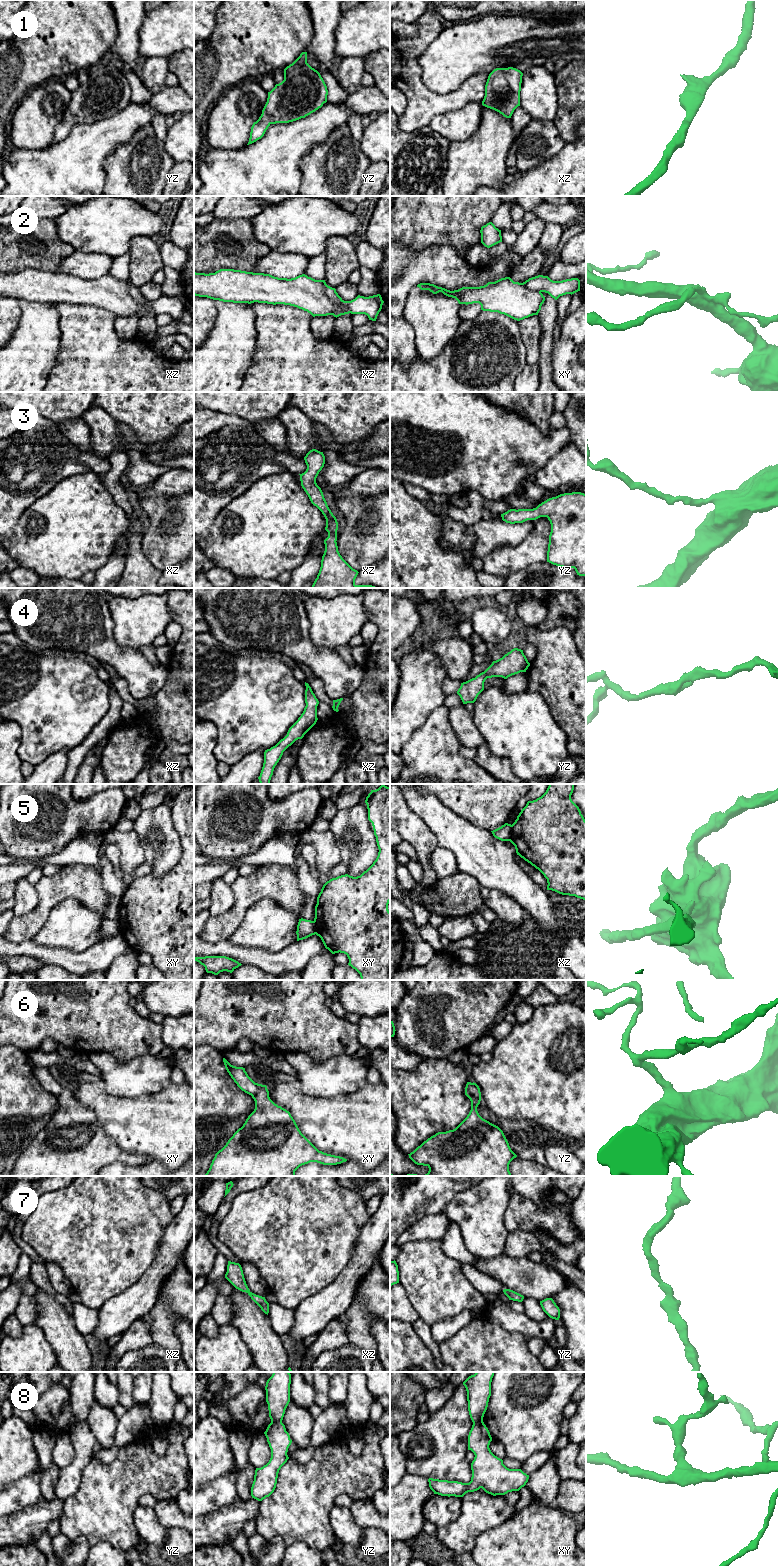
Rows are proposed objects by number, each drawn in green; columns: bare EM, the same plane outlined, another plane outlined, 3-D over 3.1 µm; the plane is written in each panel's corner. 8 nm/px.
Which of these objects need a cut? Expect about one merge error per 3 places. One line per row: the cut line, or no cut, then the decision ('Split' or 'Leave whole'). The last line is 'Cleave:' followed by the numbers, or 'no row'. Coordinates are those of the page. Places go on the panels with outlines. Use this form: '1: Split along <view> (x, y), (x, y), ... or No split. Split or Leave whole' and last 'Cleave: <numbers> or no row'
1: No split. Leave whole
2: No split. Leave whole
3: No split. Leave whole
4: No split. Leave whole
5: Split along xz (512, 825), (508, 840). Split
6: No split. Leave whole
7: No split. Leave whole
8: Split along yz (271, 1421), (281, 1422). Split
Cleave: 5, 8

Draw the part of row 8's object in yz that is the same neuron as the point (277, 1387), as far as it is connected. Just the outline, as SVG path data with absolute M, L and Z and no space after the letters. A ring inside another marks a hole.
M273 1372L267 1380L266 1402L271 1422L282 1422L290 1402L290 1384L291 1374L289 1372Z

